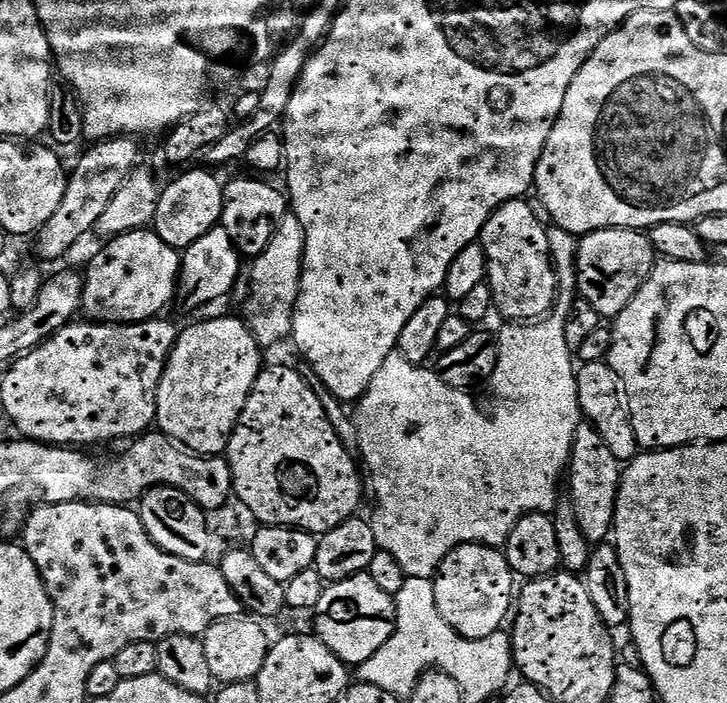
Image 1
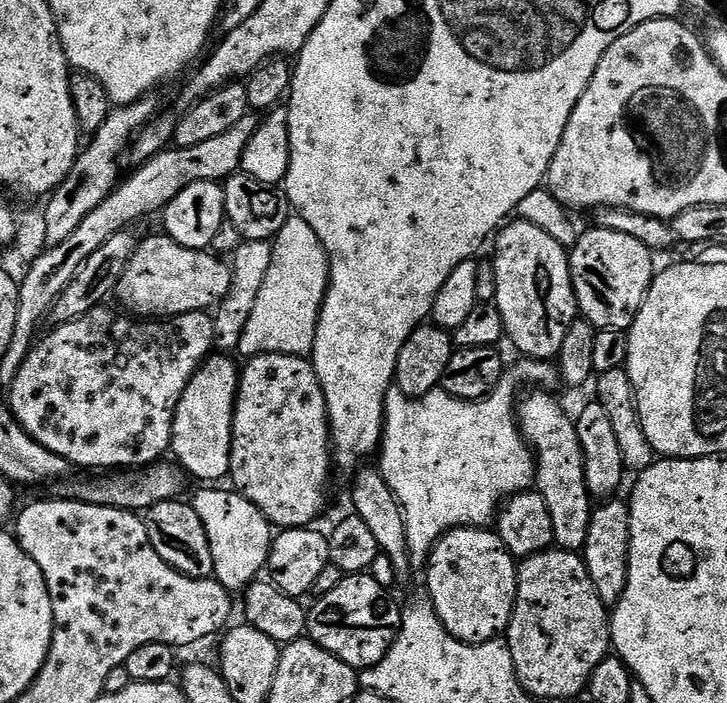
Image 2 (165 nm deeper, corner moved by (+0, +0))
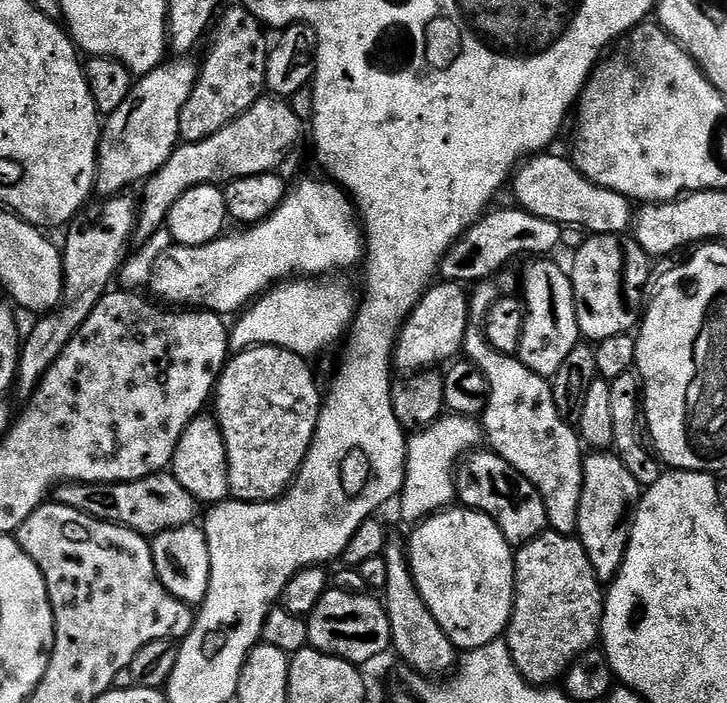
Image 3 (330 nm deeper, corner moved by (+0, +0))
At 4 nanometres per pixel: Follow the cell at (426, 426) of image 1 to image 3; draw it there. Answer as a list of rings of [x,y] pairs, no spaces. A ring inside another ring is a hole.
[[[448,414],[429,424],[427,428],[419,429],[413,436],[416,437],[408,440],[408,461],[398,505],[400,504],[400,512],[406,519],[423,522],[429,516],[447,509],[457,499],[454,469],[461,457],[471,453],[479,445],[476,443],[482,440],[482,428],[475,419]]]

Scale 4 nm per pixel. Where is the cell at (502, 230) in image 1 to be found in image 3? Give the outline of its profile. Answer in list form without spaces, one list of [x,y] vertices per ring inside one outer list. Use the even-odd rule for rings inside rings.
[[[536,258],[524,268],[524,325],[518,358],[534,374],[551,378],[558,374],[562,362],[576,345],[581,343],[580,327],[576,317],[576,299],[572,293],[572,277],[552,261],[552,258]]]

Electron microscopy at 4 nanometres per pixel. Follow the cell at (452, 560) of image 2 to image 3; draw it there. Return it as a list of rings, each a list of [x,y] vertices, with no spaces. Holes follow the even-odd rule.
[[[452,506],[435,516],[417,523],[412,541],[407,541],[408,564],[414,574],[414,582],[430,606],[430,614],[442,626],[453,645],[460,650],[484,648],[491,640],[505,635],[508,619],[512,617],[512,601],[516,594],[516,562],[514,548],[506,542],[502,530],[484,512],[463,506]]]

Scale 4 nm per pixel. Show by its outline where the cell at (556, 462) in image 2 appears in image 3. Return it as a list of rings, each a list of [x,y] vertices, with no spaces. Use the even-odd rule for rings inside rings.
[[[480,286],[470,296],[470,319],[468,329],[464,335],[462,352],[467,359],[478,365],[488,379],[488,405],[482,413],[482,432],[489,440],[491,451],[514,470],[521,472],[532,485],[542,494],[542,502],[546,506],[546,518],[548,528],[557,532],[560,536],[572,536],[578,526],[578,510],[582,498],[582,486],[584,485],[584,456],[582,441],[577,429],[558,414],[558,406],[554,406],[554,394],[551,383],[545,377],[534,374],[516,356],[504,356],[500,352],[494,352],[488,340],[484,337],[484,313],[488,311],[490,303],[487,287]]]

